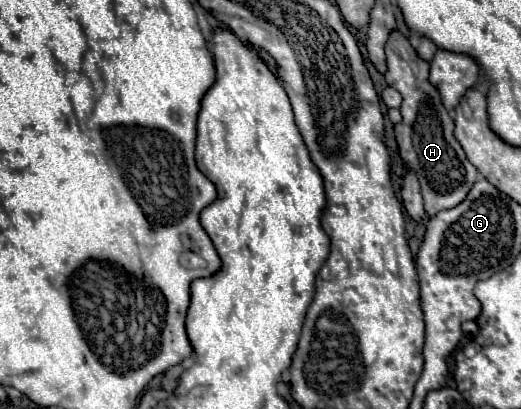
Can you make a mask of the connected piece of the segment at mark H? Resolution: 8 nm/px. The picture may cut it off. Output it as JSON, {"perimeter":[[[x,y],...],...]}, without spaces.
{"perimeter":[[[394,31],[386,43],[386,57],[386,83],[388,87],[394,87],[404,99],[400,107],[402,123],[394,125],[400,157],[402,163],[416,173],[420,181],[420,193],[424,199],[426,215],[434,217],[436,213],[452,209],[460,205],[460,201],[464,201],[468,189],[472,189],[474,181],[478,179],[478,171],[466,159],[460,143],[454,137],[454,121],[452,115],[444,109],[438,89],[428,81],[430,65],[416,55],[408,39],[398,31]]]}

